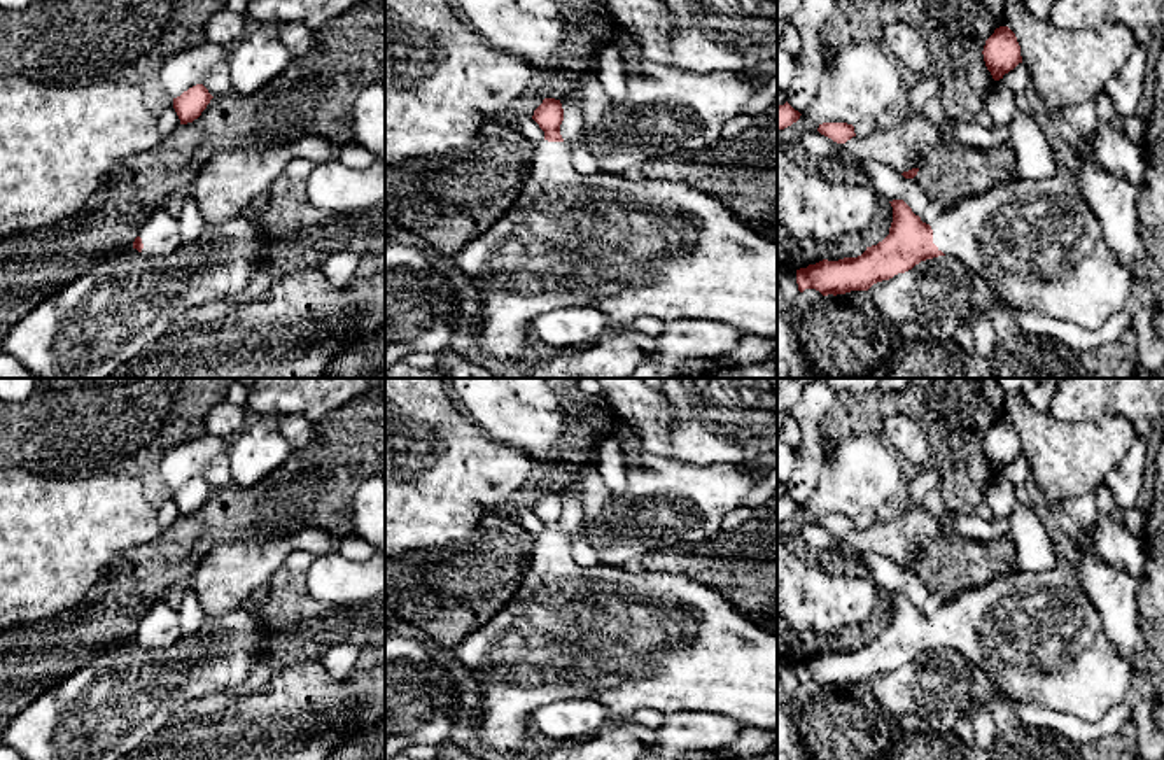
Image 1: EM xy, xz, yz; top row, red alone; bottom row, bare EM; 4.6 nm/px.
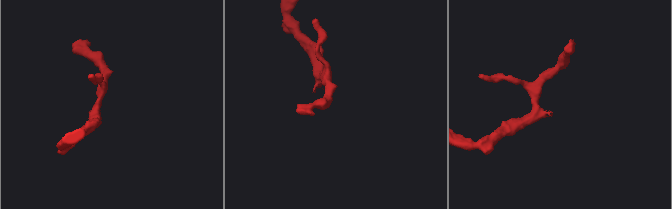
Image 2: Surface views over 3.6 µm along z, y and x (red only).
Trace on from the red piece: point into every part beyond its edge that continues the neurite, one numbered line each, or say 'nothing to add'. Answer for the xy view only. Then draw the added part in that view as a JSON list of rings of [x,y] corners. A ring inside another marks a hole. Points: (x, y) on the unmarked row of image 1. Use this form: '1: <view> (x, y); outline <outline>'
1: xy (160, 627); outline [[[166,599],[154,602],[138,627],[144,636],[142,646],[172,646],[180,637],[180,616],[182,611],[173,609]]]

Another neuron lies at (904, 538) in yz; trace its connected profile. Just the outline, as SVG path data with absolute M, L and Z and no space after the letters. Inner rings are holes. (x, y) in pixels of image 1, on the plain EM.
M908 415L886 417L882 429L889 443L915 468L915 475L907 482L894 518L875 522L868 529L852 529L842 536L842 541L852 552L877 553L903 566L921 560L935 538L957 532L942 513L935 515L919 506L929 492L942 485L938 468L931 462L931 447L924 429Z

